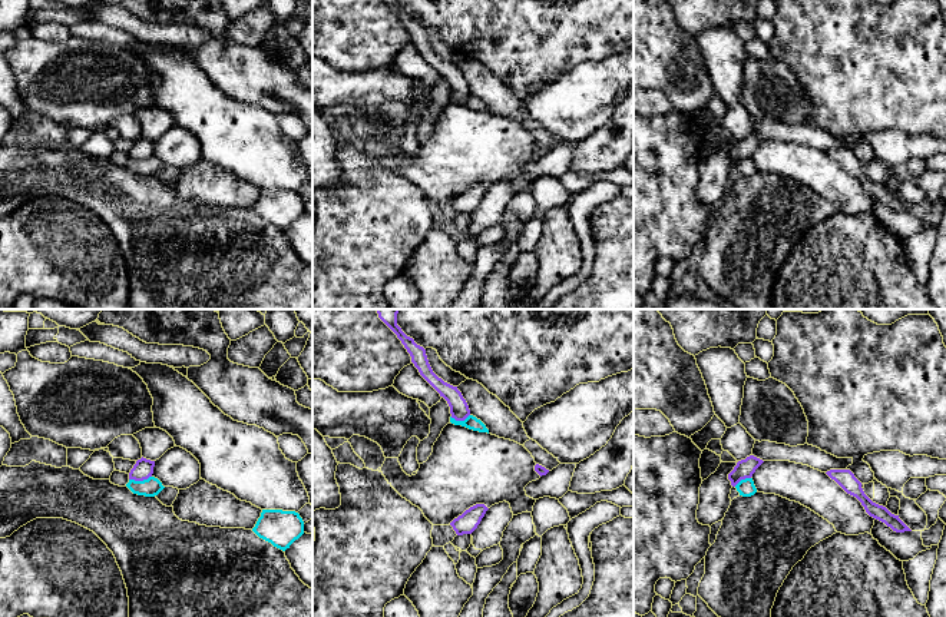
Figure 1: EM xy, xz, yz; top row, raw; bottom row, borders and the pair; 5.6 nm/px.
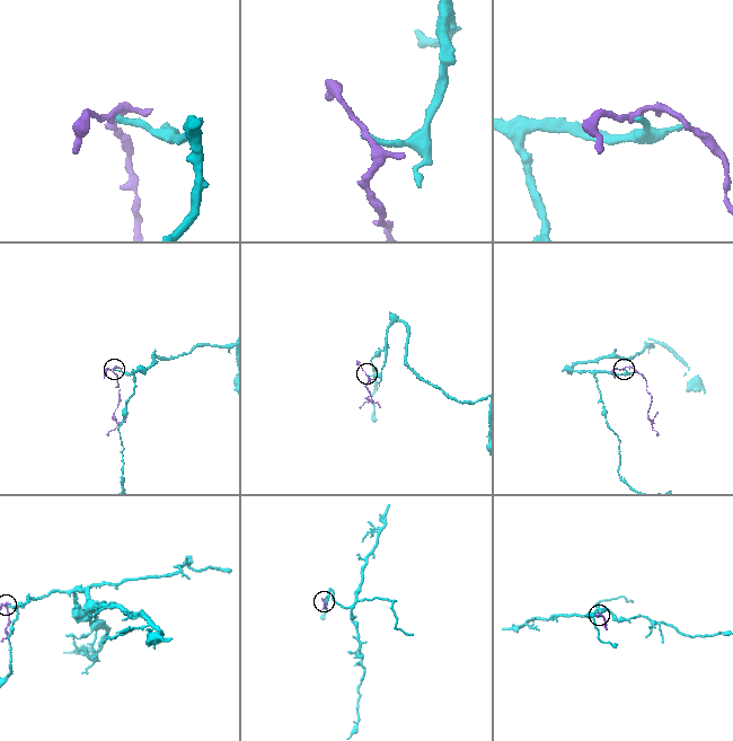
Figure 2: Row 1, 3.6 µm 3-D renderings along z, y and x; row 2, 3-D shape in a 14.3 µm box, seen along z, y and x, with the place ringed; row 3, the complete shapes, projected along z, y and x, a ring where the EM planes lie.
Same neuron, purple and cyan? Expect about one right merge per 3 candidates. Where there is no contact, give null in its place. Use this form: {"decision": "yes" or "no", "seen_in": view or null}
{"decision": "no", "seen_in": "xy"}

